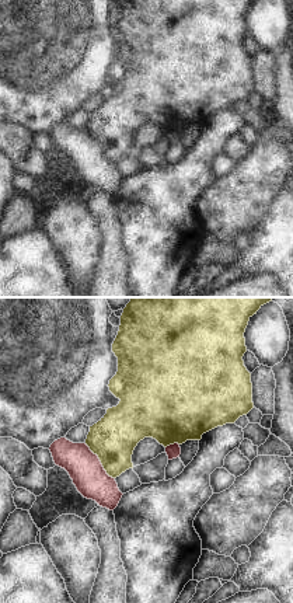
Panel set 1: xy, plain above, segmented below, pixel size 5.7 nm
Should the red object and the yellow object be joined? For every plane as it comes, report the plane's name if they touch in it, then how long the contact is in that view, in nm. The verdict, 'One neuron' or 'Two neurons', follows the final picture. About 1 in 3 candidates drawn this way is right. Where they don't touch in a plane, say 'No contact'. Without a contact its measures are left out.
Touches red in xy. Shared border 260 nm

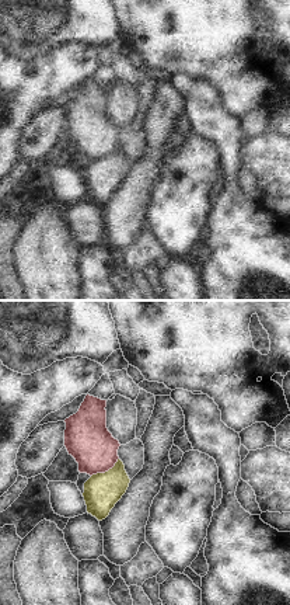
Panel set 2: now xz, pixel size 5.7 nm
Touches red in xz. Shared border 190 nm

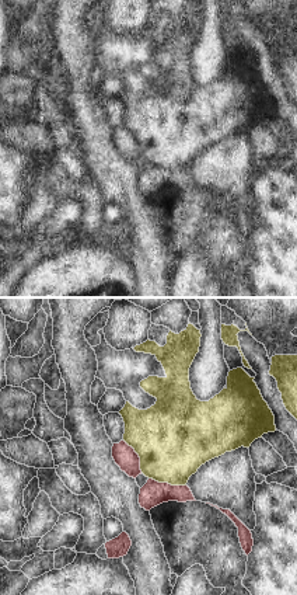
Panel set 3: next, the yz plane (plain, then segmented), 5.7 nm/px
Touches red in yz. Shared border 220 nm

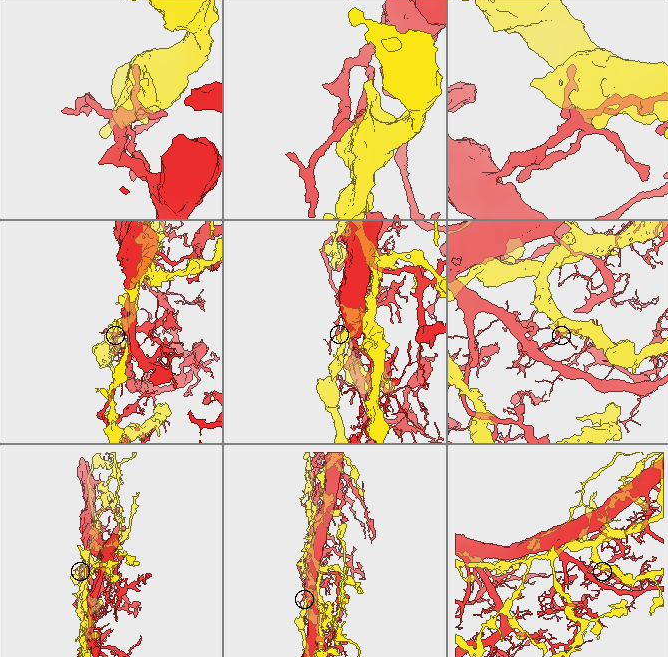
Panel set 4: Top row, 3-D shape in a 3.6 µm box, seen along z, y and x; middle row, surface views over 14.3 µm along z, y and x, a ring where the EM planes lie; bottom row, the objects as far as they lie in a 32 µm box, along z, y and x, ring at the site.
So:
Two neurons

